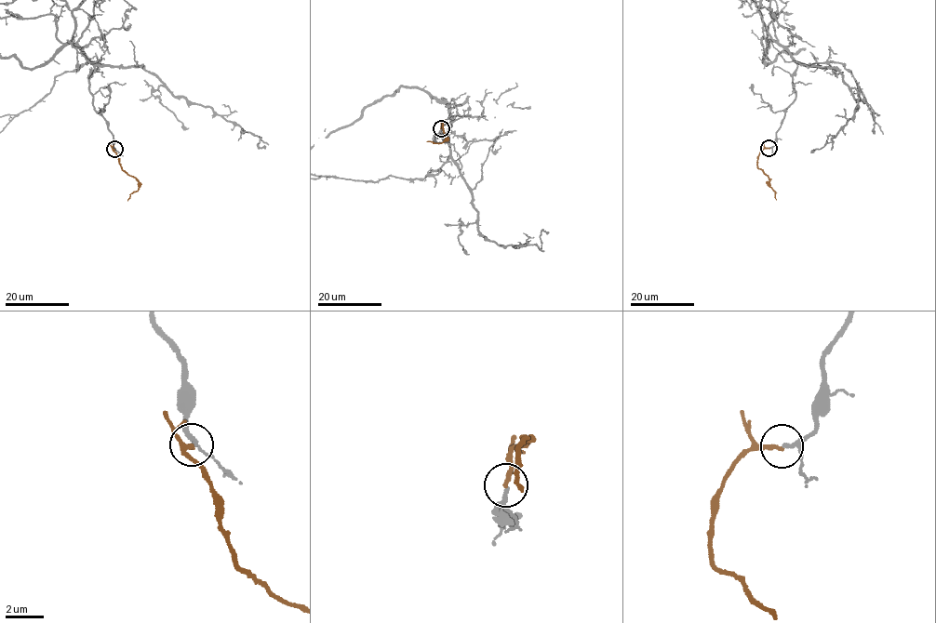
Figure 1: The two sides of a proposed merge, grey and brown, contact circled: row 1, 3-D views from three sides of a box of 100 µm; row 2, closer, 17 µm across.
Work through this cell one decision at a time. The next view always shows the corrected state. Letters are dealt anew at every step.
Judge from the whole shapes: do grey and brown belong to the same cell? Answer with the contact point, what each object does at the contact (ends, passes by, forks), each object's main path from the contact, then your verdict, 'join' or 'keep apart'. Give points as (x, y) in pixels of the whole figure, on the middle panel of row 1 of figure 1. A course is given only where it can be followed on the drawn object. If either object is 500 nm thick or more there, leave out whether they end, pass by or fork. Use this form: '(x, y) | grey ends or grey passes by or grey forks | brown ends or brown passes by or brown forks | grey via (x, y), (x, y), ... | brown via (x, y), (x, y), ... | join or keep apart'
(441, 128) | grey passes by | brown ends | brown via (440, 127), (445, 120), (442, 127), (446, 140), (427, 141) | join

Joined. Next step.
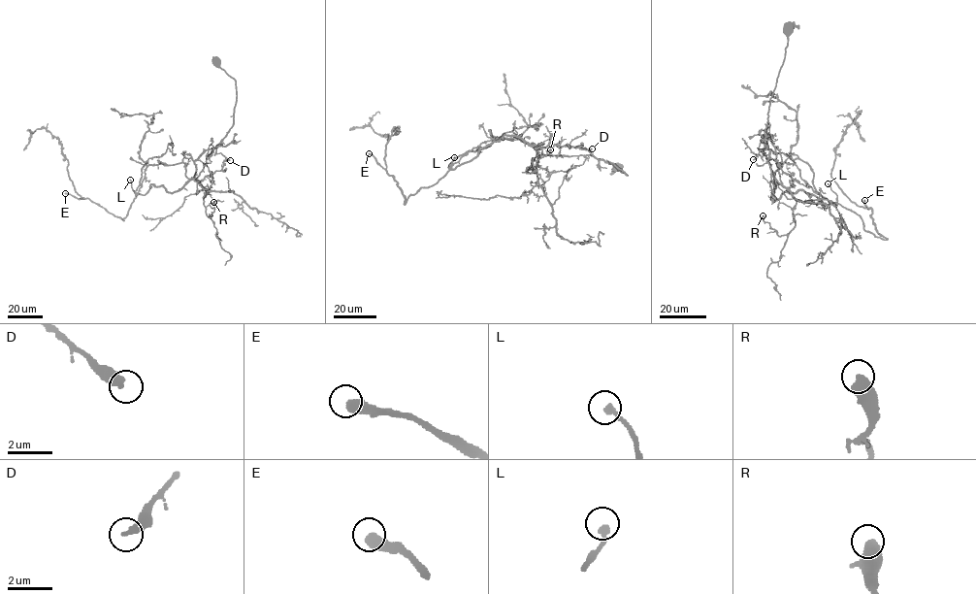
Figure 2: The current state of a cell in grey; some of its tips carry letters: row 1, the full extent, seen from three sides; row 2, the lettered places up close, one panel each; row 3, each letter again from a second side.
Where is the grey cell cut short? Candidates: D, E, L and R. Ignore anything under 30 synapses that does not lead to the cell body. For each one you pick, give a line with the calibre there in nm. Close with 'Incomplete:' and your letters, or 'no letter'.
E: Thickness 480 nm
Incomplete: E

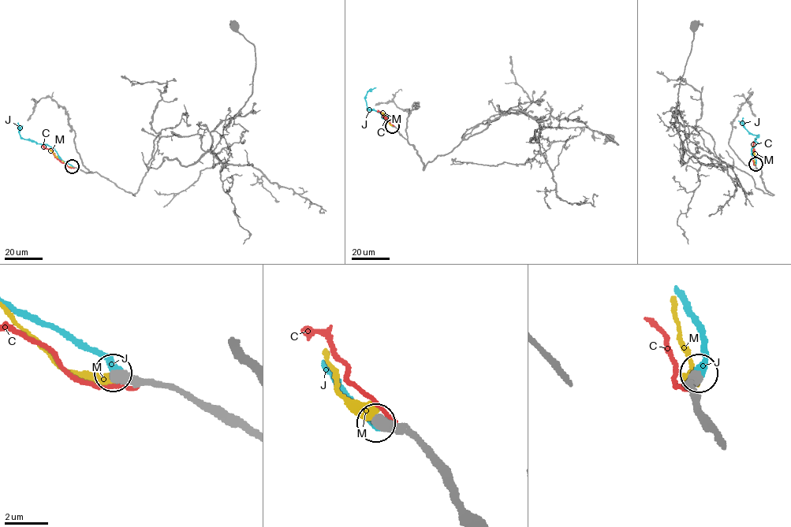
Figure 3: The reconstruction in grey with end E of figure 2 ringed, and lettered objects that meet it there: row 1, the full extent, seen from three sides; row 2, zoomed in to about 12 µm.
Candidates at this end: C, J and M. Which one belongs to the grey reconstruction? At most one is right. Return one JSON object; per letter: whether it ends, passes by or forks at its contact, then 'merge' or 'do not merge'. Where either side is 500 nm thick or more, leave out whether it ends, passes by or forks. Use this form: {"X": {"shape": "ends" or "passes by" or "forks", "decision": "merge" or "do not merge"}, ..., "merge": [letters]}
{"C": {"shape": "ends", "decision": "do not merge"}, "J": {"decision": "merge"}, "M": {"decision": "do not merge"}, "merge": ["J"]}

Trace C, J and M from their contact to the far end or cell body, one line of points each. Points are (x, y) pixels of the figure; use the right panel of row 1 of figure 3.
C: (755, 165), (751, 159), (753, 141)
J: (755, 163), (751, 150), (757, 143), (755, 140), (758, 137), (744, 127), (743, 117)
M: (755, 164), (752, 146)

